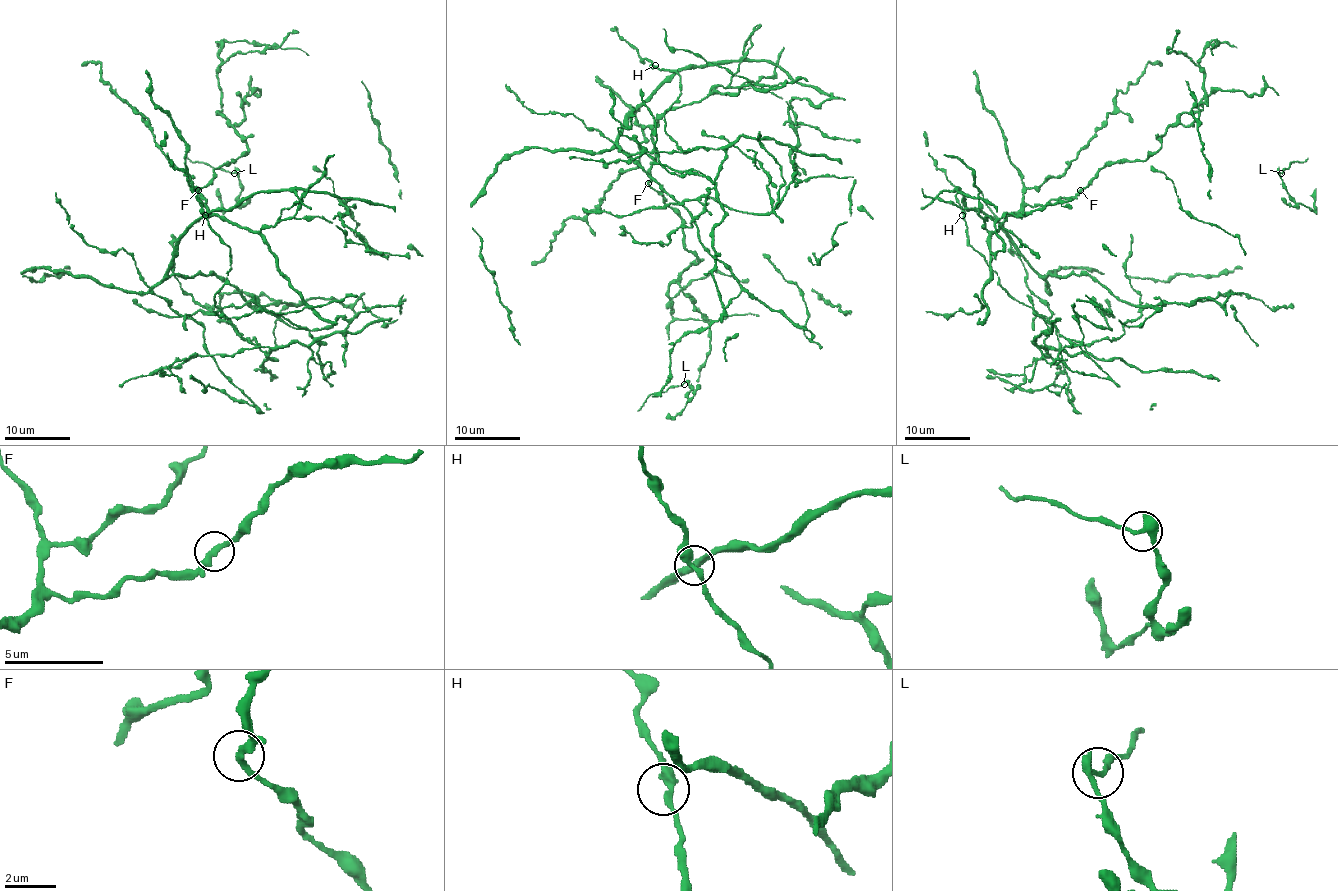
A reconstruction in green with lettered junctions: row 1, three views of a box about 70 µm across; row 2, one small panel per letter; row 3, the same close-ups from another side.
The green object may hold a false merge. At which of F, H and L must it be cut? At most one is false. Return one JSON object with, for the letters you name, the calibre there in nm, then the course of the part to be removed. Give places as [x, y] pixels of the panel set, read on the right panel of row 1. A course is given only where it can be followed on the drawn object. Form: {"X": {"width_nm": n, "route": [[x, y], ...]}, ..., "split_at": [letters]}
{"split_at": []}

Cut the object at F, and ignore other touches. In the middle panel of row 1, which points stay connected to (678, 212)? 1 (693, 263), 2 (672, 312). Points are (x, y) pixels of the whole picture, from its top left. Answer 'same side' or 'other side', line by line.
1: same side
2: same side

